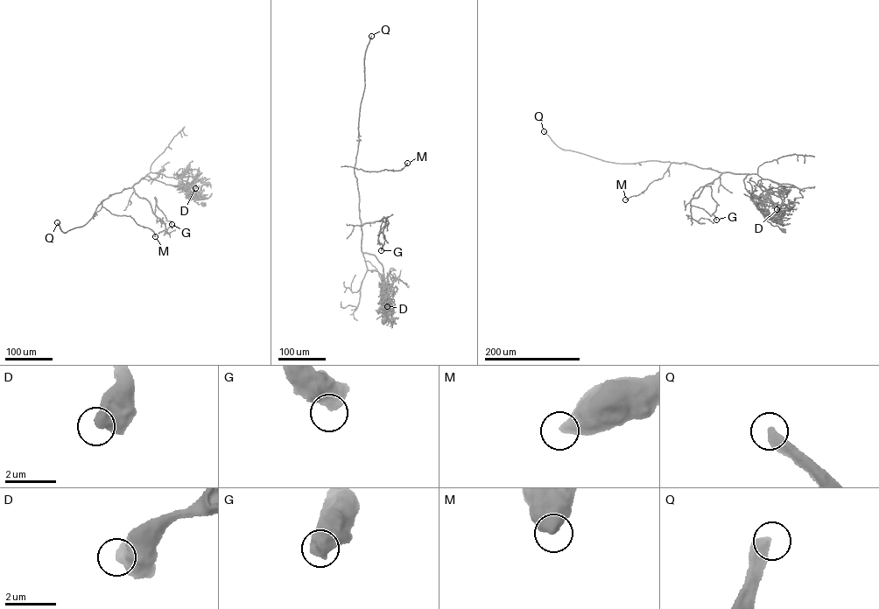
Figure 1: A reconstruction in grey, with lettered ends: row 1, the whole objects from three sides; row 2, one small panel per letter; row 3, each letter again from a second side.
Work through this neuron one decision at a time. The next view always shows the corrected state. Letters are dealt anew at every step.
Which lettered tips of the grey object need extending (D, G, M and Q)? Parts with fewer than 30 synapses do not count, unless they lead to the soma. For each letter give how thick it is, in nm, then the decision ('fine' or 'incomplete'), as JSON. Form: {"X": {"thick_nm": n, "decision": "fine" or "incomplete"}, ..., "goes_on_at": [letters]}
{"D": {"thick_nm": 550, "decision": "fine"}, "G": {"thick_nm": 650, "decision": "fine"}, "M": {"thick_nm": 550, "decision": "fine"}, "Q": {"thick_nm": 500, "decision": "incomplete"}, "goes_on_at": ["Q"]}

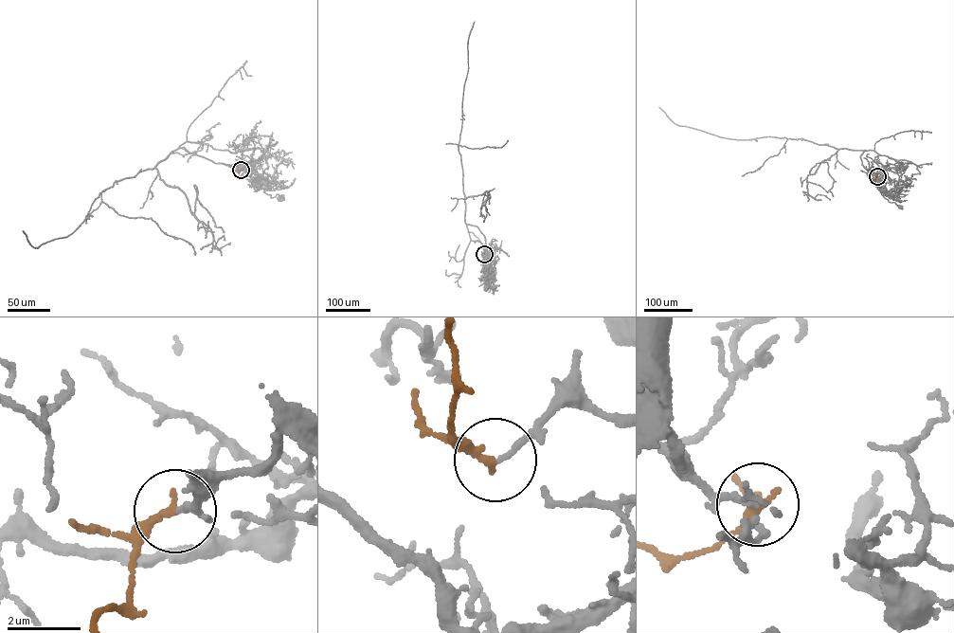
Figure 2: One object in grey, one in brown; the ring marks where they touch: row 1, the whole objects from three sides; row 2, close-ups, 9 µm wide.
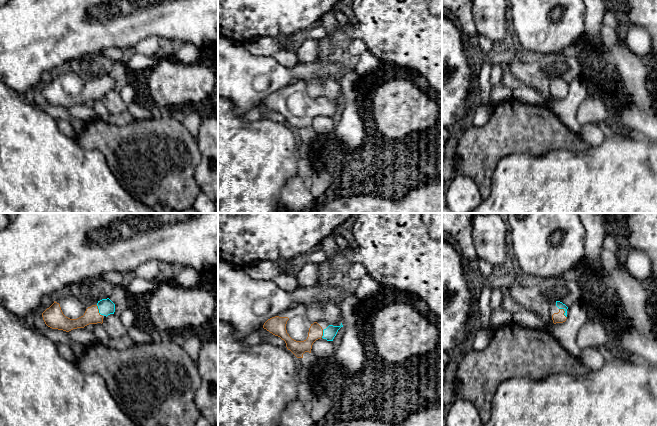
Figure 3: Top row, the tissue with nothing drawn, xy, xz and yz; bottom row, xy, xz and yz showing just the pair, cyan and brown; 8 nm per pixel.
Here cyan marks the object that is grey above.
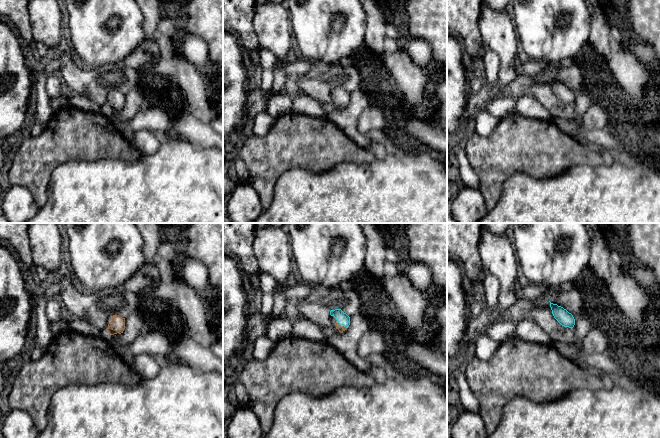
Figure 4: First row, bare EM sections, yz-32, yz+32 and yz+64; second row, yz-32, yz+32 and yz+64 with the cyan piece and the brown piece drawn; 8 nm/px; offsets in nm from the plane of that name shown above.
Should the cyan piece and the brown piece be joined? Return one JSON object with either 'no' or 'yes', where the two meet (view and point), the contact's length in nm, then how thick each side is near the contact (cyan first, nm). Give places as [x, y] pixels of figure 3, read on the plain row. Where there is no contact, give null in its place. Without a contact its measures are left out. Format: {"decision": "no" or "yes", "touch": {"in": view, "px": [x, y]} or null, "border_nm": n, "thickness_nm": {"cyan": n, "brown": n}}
{"decision": "yes", "touch": {"in": "yz", "px": [565, 88]}, "border_nm": 100, "thickness_nm": {"cyan": 60, "brown": 90}}

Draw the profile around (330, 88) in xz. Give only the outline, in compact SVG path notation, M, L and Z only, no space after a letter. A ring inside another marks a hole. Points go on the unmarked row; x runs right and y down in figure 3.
M337 79L306 81L307 92L312 98L326 97L330 101L341 101L341 86Z

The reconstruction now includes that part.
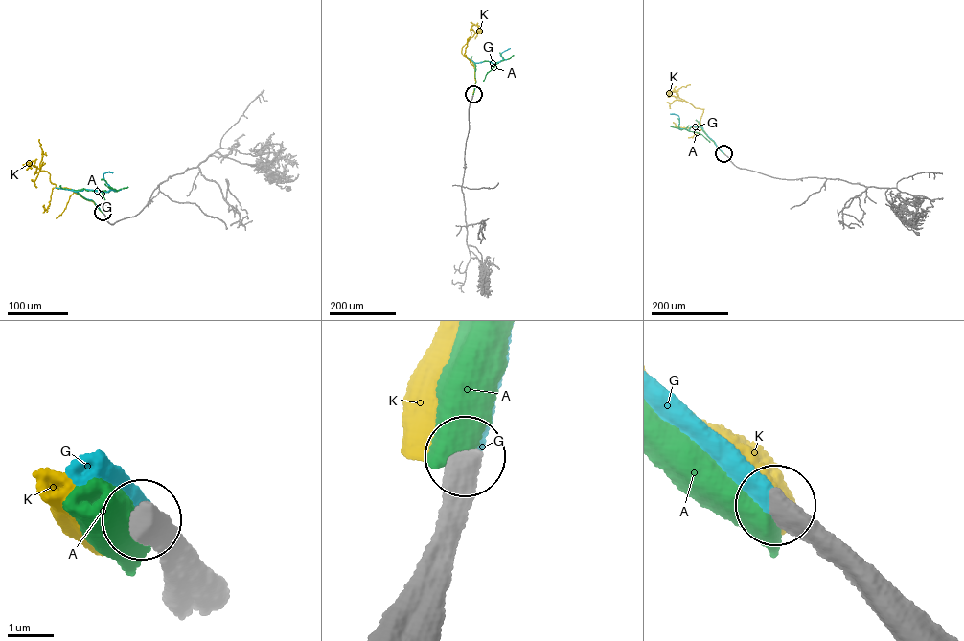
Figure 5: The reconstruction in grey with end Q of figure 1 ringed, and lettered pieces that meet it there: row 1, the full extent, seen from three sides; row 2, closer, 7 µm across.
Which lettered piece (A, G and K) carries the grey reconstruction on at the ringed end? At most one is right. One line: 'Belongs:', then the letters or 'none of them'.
Belongs: G

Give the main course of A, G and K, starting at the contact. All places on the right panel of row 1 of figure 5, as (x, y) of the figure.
A: (723, 153), (700, 126), (693, 126), (688, 130), (680, 129), (677, 118)
G: (723, 153), (701, 126), (681, 129), (678, 116), (670, 114)
K: (723, 153), (702, 129), (700, 122), (703, 109), (677, 99), (677, 90), (690, 84)

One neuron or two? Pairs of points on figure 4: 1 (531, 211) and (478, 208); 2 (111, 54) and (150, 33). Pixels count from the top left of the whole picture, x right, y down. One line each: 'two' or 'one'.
1: two
2: two

